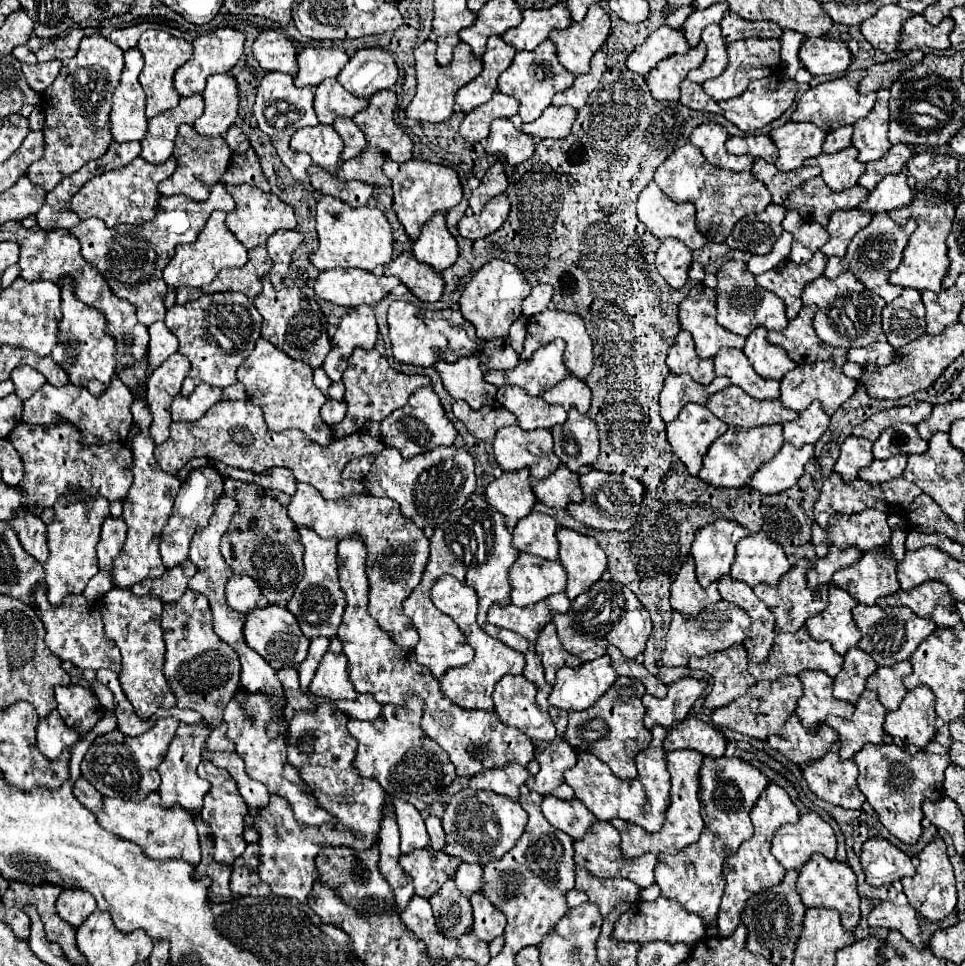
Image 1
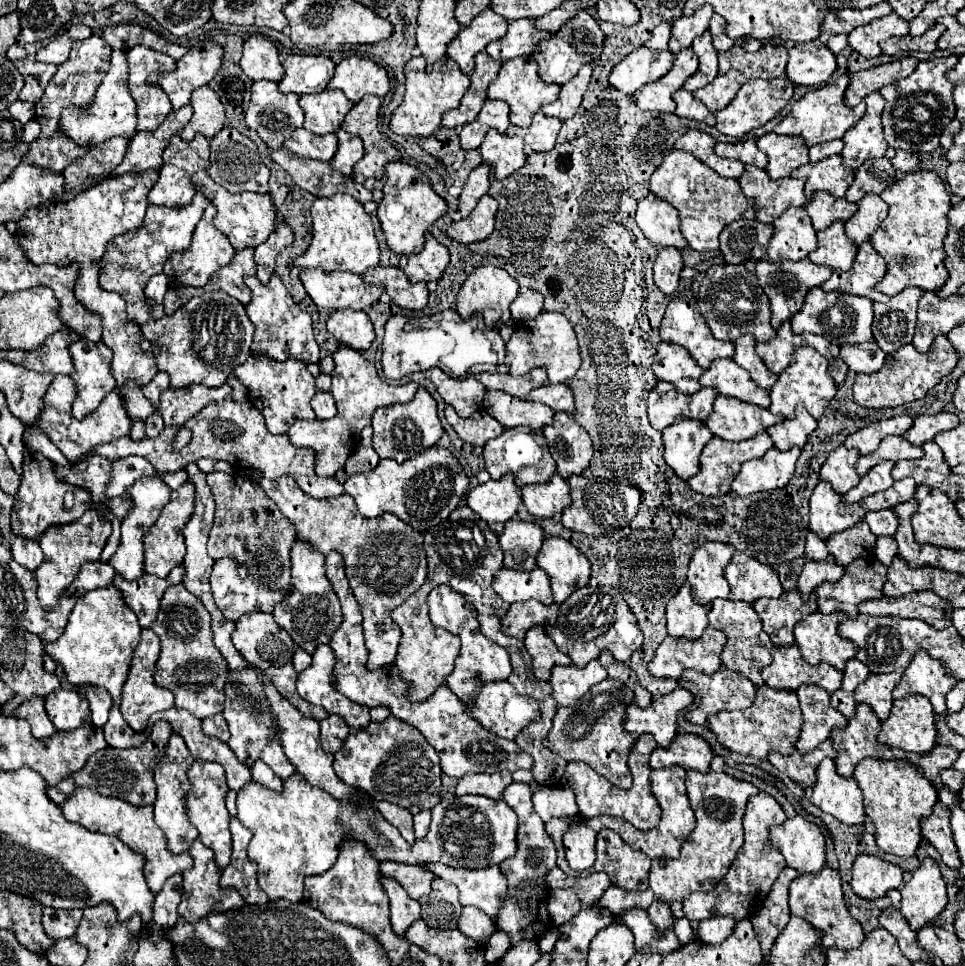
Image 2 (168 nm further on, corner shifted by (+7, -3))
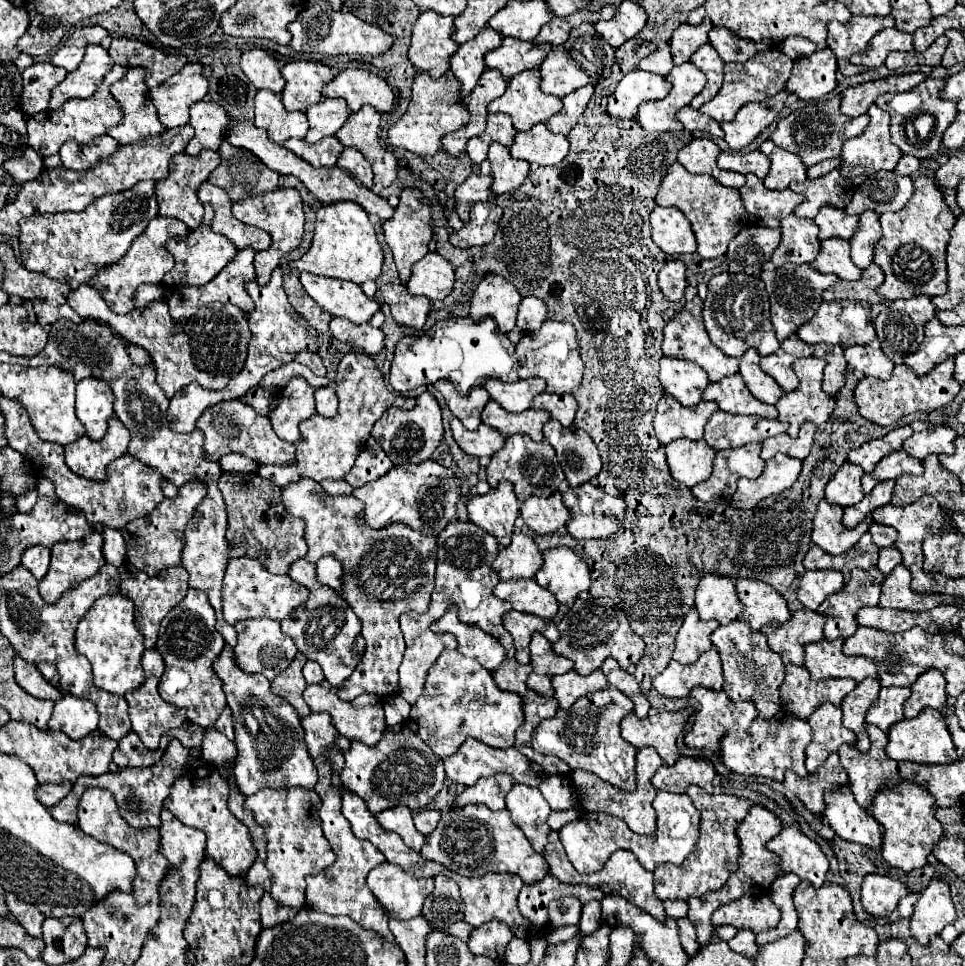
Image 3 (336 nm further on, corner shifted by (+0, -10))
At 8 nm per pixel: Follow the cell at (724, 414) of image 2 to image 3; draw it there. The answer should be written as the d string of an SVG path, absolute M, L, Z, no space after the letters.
M717 411L705 425L705 441L711 443L715 451L735 449L747 445L751 441L765 441L767 437L775 437L787 431L787 423L777 419L763 419L751 415L731 415L725 411Z

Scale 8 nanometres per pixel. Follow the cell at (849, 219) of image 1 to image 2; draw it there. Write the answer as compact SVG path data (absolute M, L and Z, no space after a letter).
M836 220L836 224L818 232L818 248L808 258L816 264L848 270L856 258L856 250L856 244L852 244L844 232L844 222Z

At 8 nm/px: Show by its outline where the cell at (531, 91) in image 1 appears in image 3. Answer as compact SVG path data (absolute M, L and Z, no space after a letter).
M537 69L523 71L509 81L503 97L489 103L489 113L505 113L513 119L517 131L529 131L535 123L545 123L563 105L559 97L539 89L541 73Z

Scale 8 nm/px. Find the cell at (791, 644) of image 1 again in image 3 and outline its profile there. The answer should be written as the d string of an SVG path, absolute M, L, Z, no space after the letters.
M787 665L785 681L779 689L781 703L787 711L791 711L799 719L807 719L819 705L833 703L841 707L843 697L855 689L853 679L825 679L813 683L805 667Z

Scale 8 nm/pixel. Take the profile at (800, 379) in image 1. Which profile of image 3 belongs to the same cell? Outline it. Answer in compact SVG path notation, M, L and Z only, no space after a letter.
M799 359L795 363L795 373L801 379L799 391L785 393L777 403L779 421L789 423L787 435L795 437L805 421L821 425L829 419L835 407L835 399L825 395L821 389L823 359Z

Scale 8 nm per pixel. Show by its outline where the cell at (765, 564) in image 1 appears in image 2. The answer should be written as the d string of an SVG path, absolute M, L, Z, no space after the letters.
M734 552L724 568L724 576L730 584L730 600L754 602L756 598L778 598L784 590L778 580L778 572L768 566L744 556L744 552Z

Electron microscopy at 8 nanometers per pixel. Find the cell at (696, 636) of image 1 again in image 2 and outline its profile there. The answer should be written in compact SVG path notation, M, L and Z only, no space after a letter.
M710 626L700 640L676 640L674 636L666 636L648 664L648 670L656 678L680 678L686 668L712 674L720 668L722 650L724 632Z

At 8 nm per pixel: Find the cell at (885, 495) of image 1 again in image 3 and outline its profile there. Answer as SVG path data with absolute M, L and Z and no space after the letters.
M825 499L817 505L811 541L819 545L825 553L831 553L831 555L847 553L861 539L861 535L869 529L871 517L867 517L855 529L845 529L841 525L841 515L843 515L843 509L839 505L835 507L827 503Z

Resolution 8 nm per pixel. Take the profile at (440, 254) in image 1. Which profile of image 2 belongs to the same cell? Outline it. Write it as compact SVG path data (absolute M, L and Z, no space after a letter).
M432 234L426 236L426 244L420 252L408 258L404 268L410 282L430 282L438 280L450 262L450 252Z

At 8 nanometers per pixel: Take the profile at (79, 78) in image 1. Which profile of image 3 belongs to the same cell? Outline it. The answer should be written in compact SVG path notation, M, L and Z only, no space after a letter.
M87 45L81 65L67 73L65 81L61 81L55 91L51 91L49 109L59 109L71 97L91 97L111 67L113 63L105 47Z

